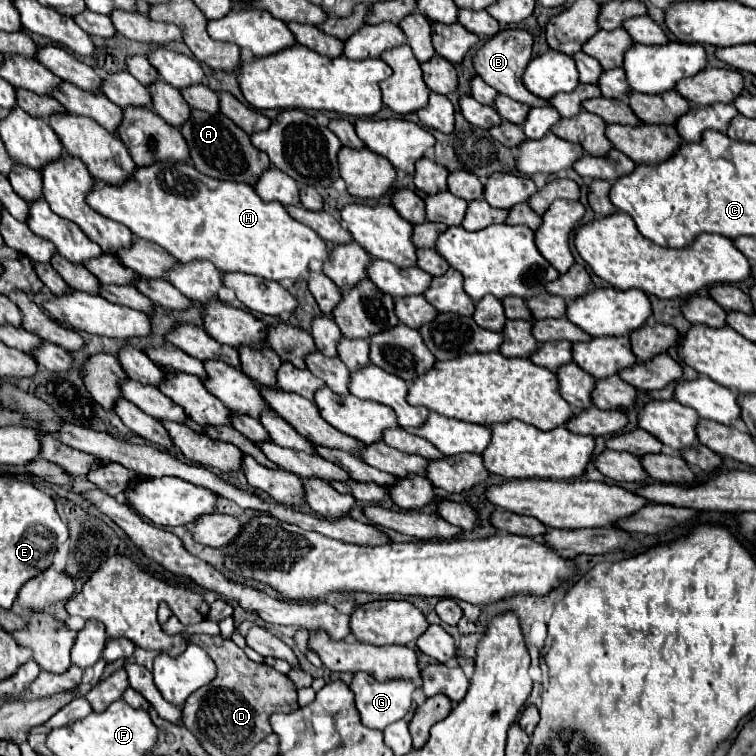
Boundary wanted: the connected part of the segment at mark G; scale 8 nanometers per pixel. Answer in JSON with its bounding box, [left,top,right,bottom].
[350,672,416,730]

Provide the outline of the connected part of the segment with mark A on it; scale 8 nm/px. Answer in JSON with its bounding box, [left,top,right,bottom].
[180,108,270,184]

